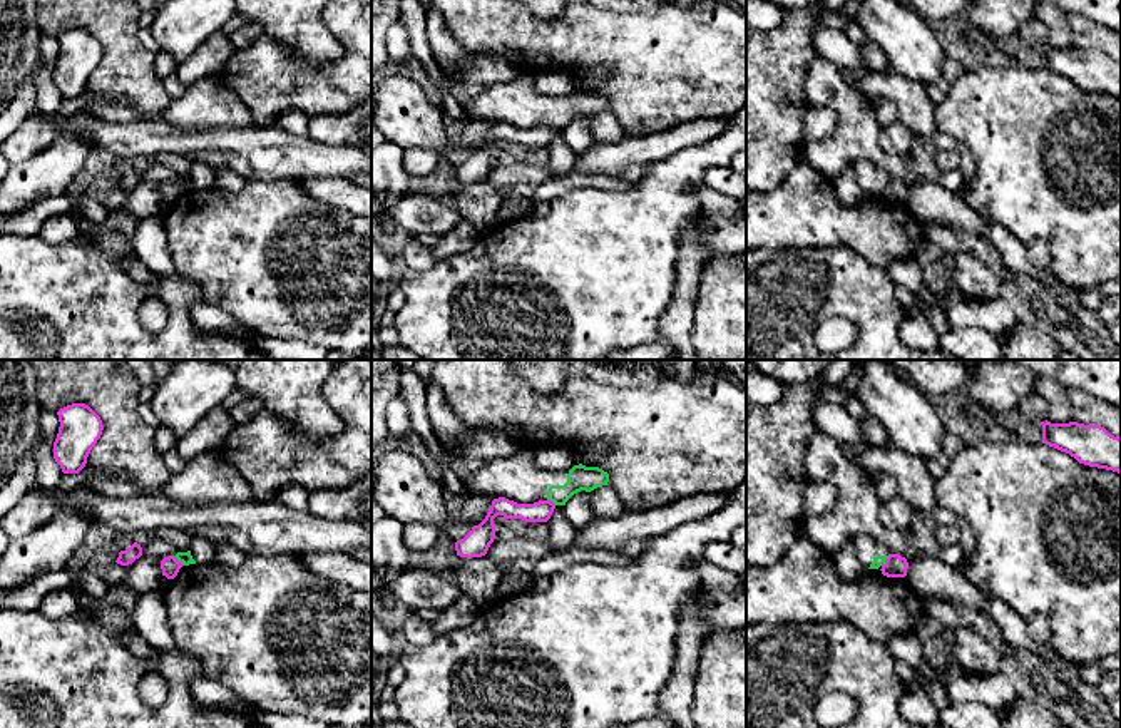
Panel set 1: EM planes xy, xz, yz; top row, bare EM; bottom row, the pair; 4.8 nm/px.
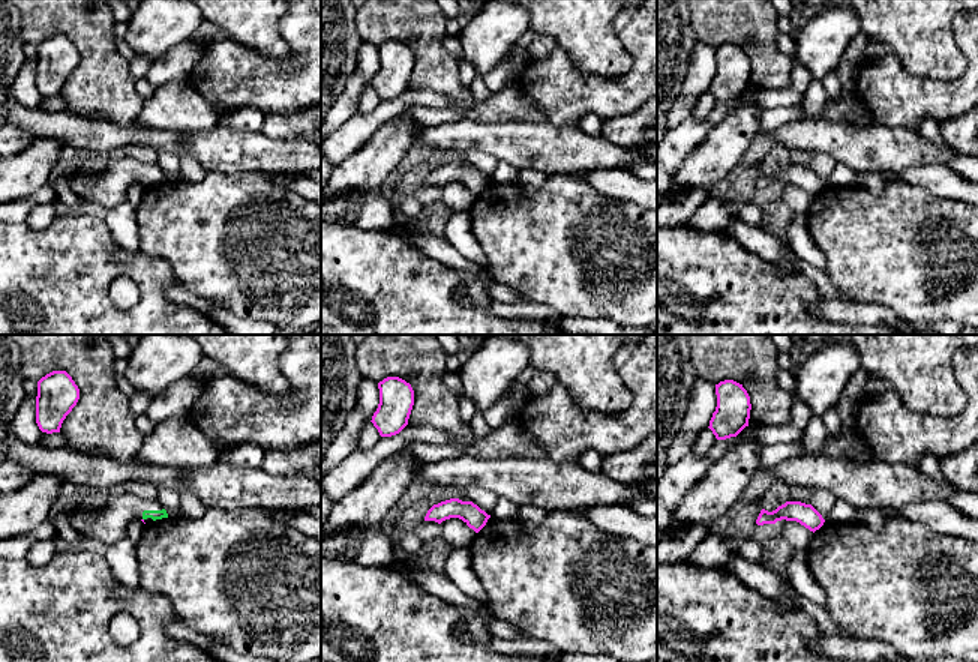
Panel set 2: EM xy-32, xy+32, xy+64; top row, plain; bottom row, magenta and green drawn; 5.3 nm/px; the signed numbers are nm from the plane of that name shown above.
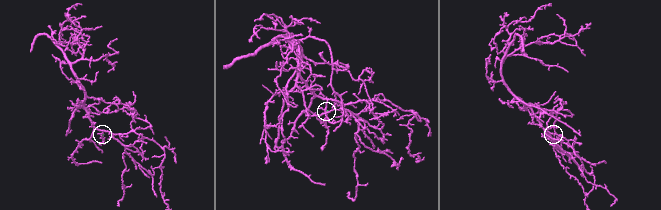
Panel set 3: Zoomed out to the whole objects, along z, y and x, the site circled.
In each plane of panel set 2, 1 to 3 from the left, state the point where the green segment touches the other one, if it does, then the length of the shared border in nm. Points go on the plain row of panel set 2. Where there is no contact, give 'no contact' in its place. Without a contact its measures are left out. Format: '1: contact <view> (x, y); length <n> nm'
1: no contact
2: no contact
3: no contact

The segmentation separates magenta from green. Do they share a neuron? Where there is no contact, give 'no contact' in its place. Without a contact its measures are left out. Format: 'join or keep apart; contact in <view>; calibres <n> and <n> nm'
keep apart; contact in xy; calibres 90 and 60 nm

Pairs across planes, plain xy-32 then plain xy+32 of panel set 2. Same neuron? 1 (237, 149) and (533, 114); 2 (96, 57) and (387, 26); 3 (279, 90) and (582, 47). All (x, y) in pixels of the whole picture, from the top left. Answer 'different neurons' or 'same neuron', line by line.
1: different neurons
2: same neuron
3: different neurons

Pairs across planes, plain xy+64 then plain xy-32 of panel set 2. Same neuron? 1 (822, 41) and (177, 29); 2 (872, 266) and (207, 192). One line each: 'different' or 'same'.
1: same
2: same

